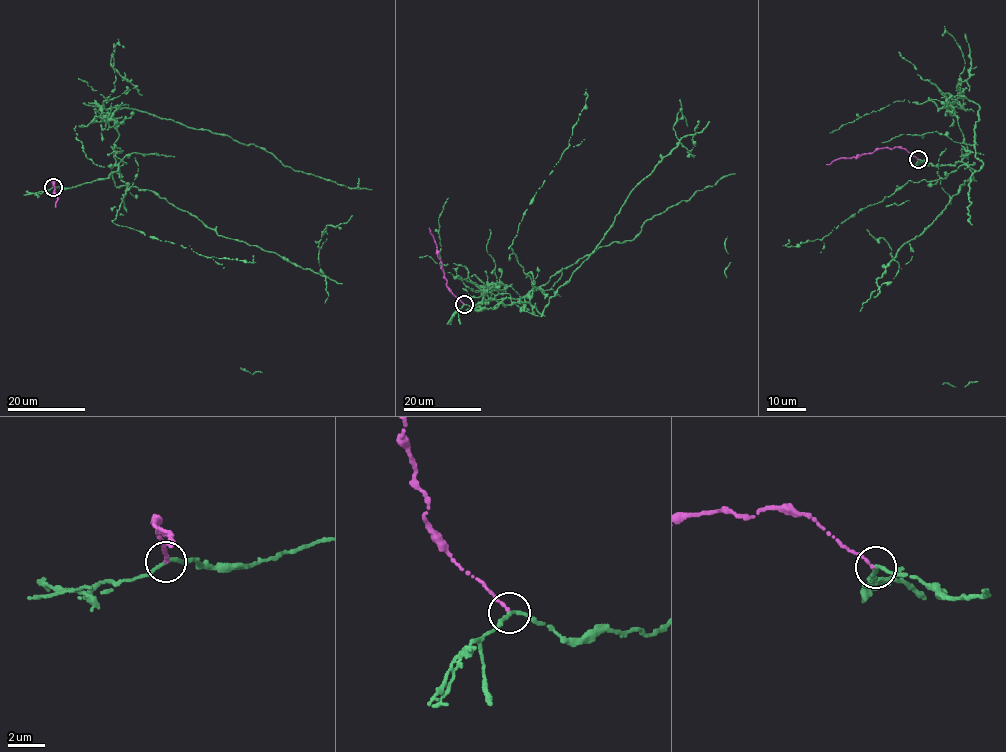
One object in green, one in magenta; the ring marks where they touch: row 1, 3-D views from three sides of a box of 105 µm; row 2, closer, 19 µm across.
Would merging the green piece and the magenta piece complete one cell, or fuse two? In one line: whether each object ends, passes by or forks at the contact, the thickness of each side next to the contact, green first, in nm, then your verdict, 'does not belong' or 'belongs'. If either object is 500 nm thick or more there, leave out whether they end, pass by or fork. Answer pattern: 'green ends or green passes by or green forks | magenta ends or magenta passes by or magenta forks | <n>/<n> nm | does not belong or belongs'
green passes by | magenta ends | 190/190 nm | does not belong

